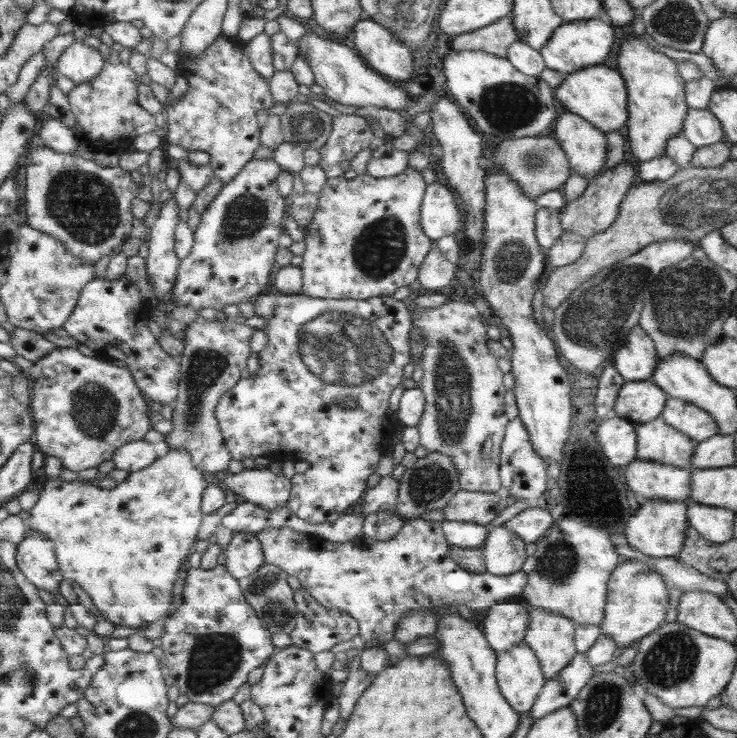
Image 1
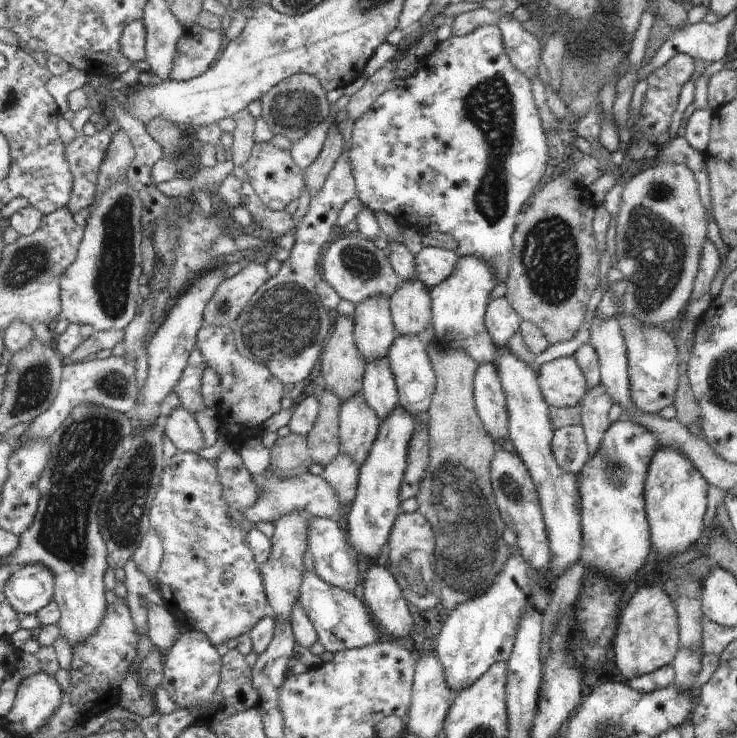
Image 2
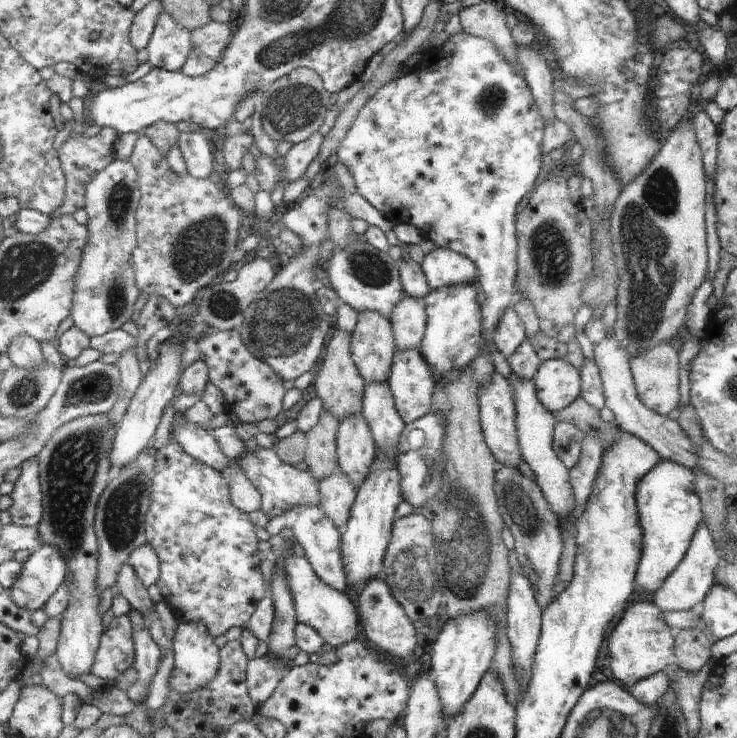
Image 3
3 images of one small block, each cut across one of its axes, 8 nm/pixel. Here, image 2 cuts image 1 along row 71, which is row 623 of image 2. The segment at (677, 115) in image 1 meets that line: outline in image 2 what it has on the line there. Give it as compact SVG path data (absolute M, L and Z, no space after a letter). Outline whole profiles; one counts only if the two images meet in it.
M661 583L641 586L629 598L625 607L620 610L611 659L619 674L627 680L643 674L655 672L667 666L673 660L679 648L677 618L674 601L663 592Z

